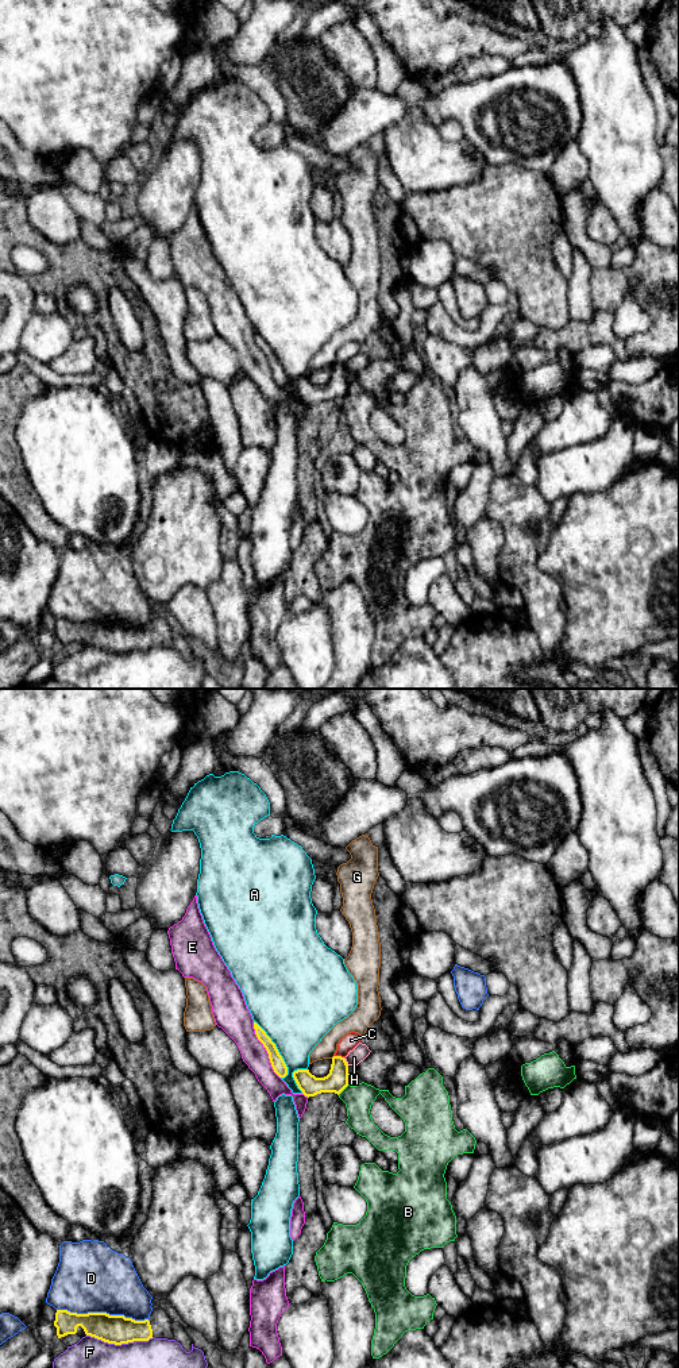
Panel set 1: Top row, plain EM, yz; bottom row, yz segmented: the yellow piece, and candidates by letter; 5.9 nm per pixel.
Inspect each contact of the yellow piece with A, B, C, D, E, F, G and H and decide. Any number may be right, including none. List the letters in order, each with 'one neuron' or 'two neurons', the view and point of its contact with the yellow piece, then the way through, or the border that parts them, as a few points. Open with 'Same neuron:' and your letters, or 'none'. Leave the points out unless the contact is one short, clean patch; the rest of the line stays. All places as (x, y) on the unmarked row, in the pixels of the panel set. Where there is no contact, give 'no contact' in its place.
Same neuron: none
A: two neurons | yz (277, 358)
B: two neurons | yz (343, 397) | along yz (348, 393), (338, 403)
C: two neurons | yz (339, 365)
D: two neurons | yz (103, 621)
E: two neurons | yz (266, 358)
F: two neurons | yz (120, 652)
G: two neurons | no contact
H: two neurons | yz (346, 370) | along yz (343, 366), (348, 373)

